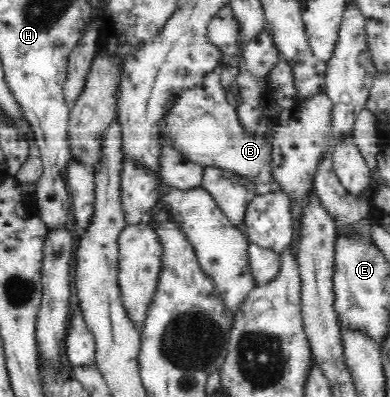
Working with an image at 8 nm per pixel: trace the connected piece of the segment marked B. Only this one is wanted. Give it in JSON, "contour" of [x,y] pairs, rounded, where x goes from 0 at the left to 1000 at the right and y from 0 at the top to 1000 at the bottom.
{"contour":[[[564,179],[536,184],[515,214],[474,224],[464,249],[433,290],[428,312],[449,358],[449,373],[469,383],[490,406],[518,418],[551,418],[595,431],[626,446],[649,466],[695,466],[708,461],[700,438],[700,358],[667,322],[628,322],[613,300],[608,272],[587,262],[564,214]]]}

